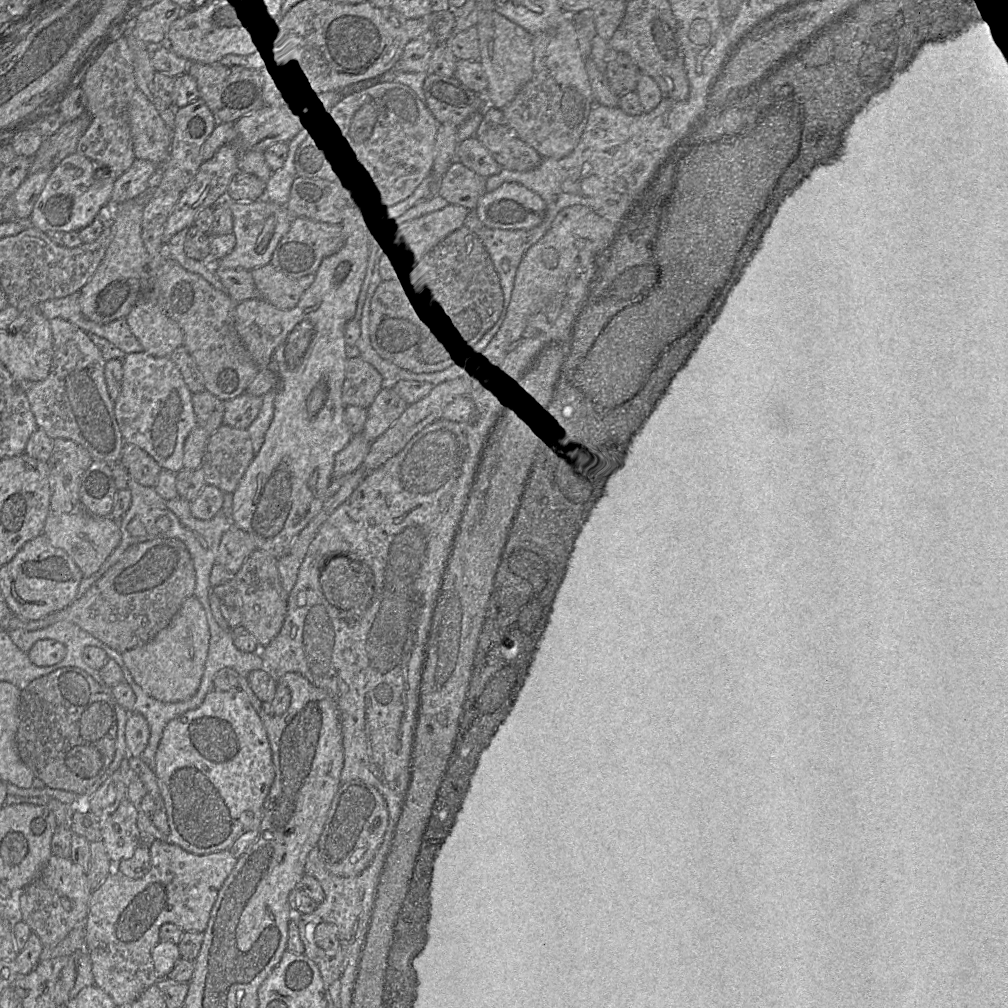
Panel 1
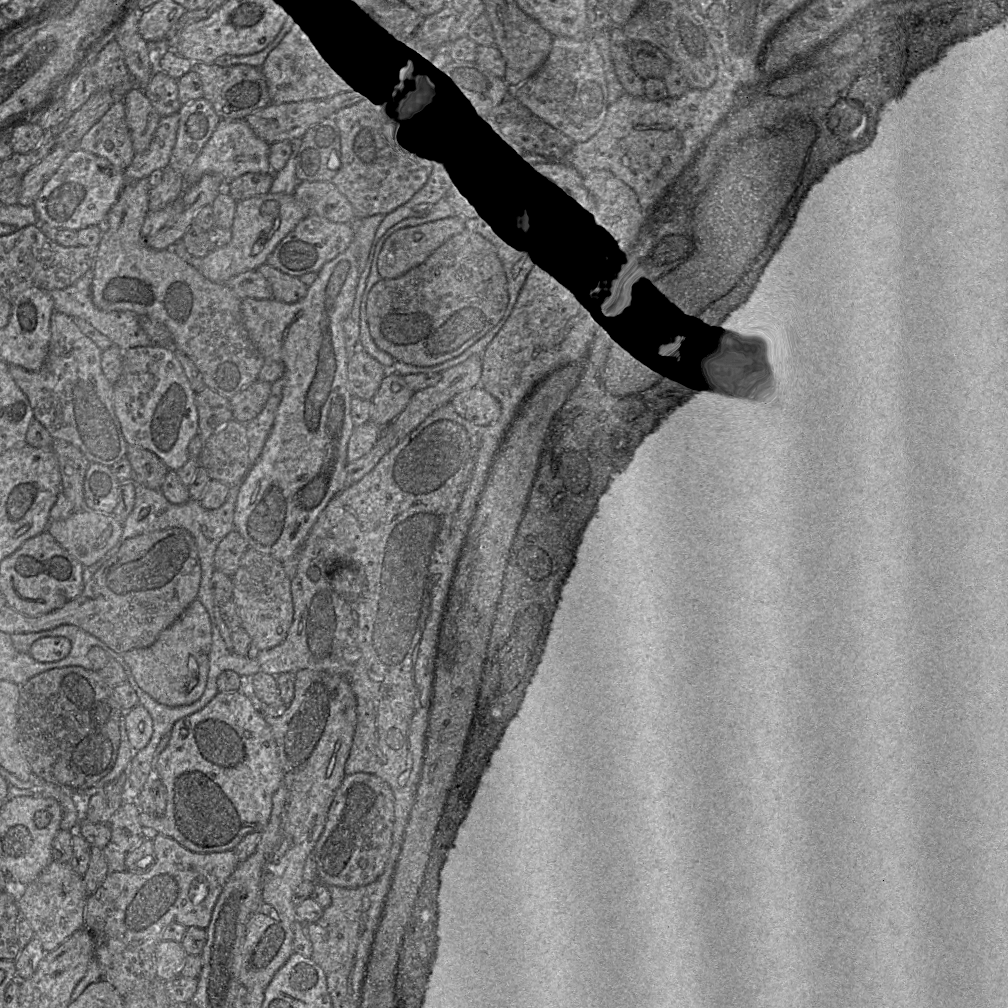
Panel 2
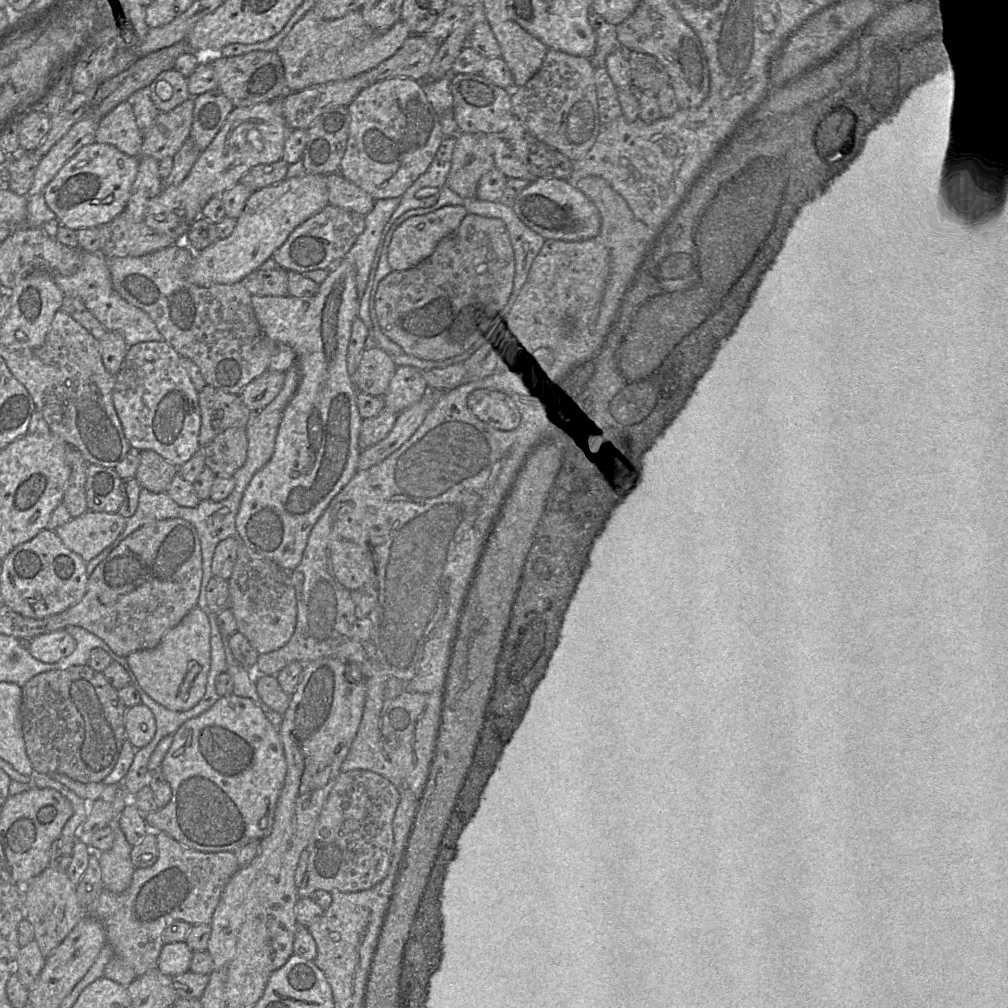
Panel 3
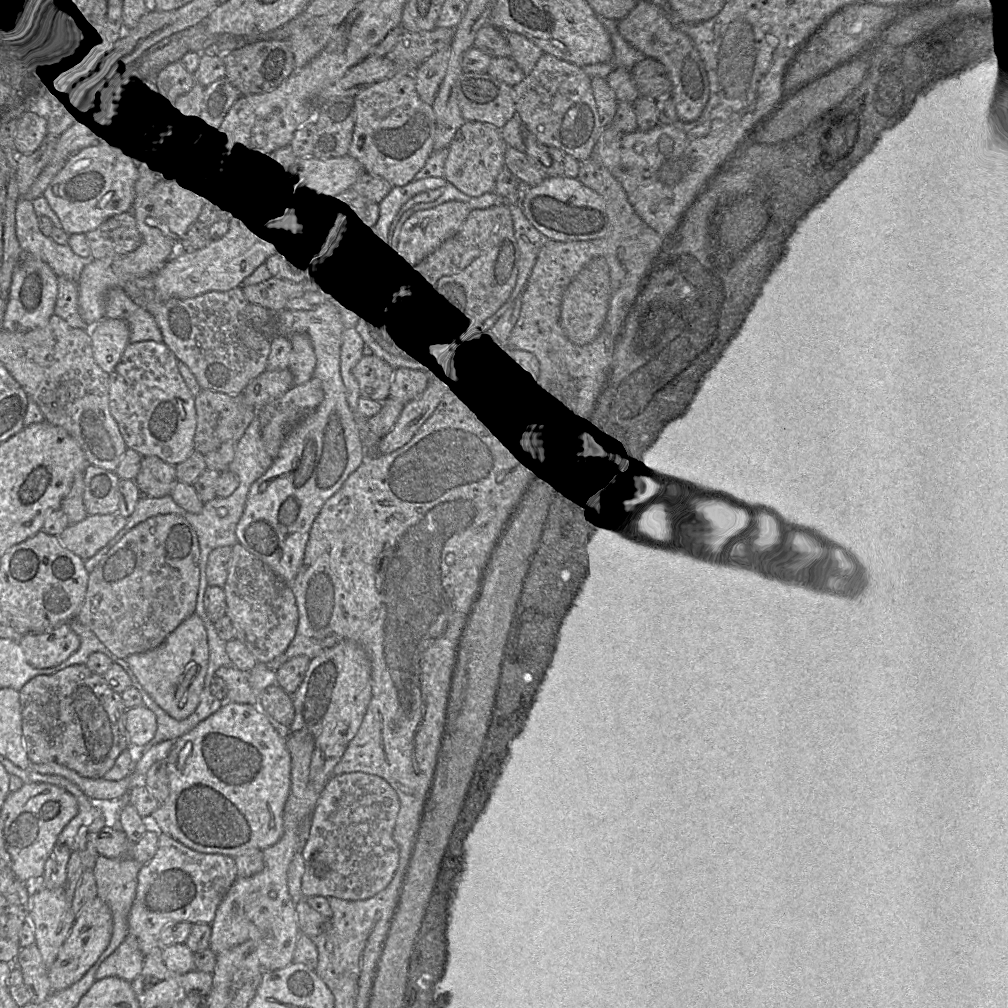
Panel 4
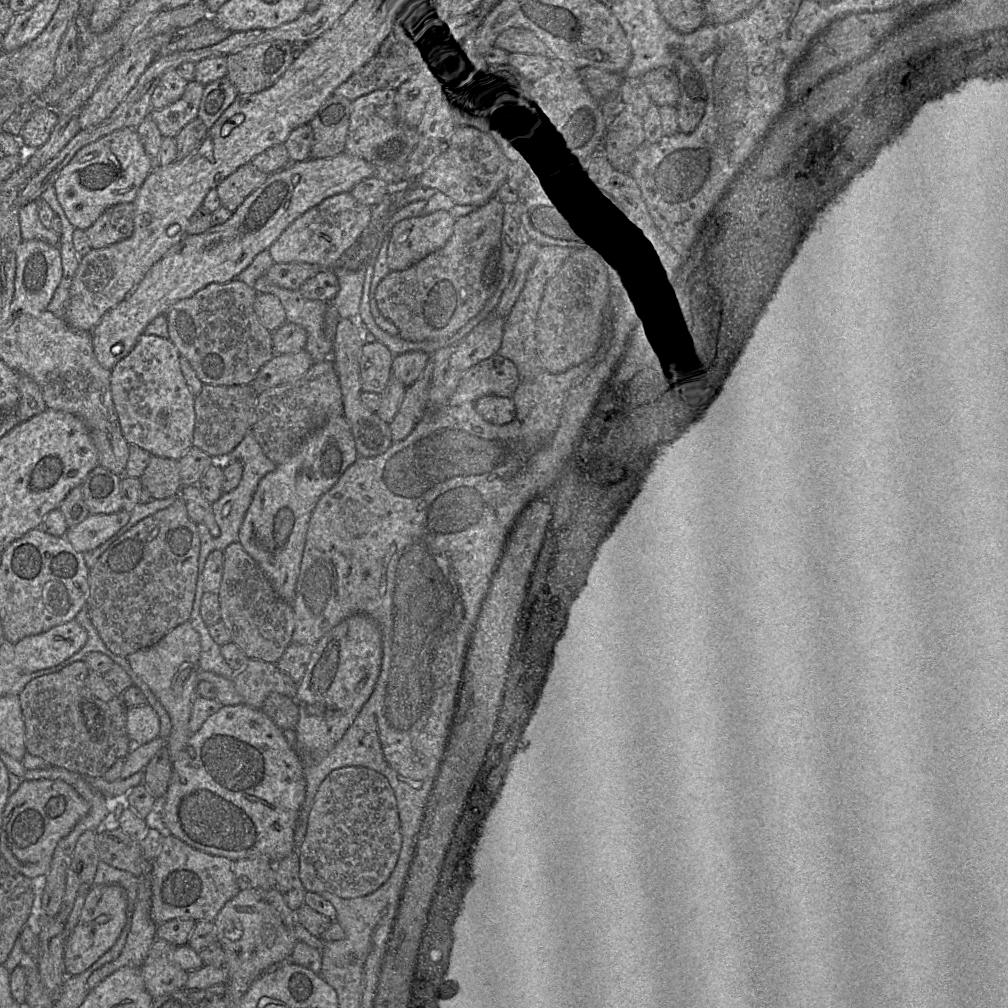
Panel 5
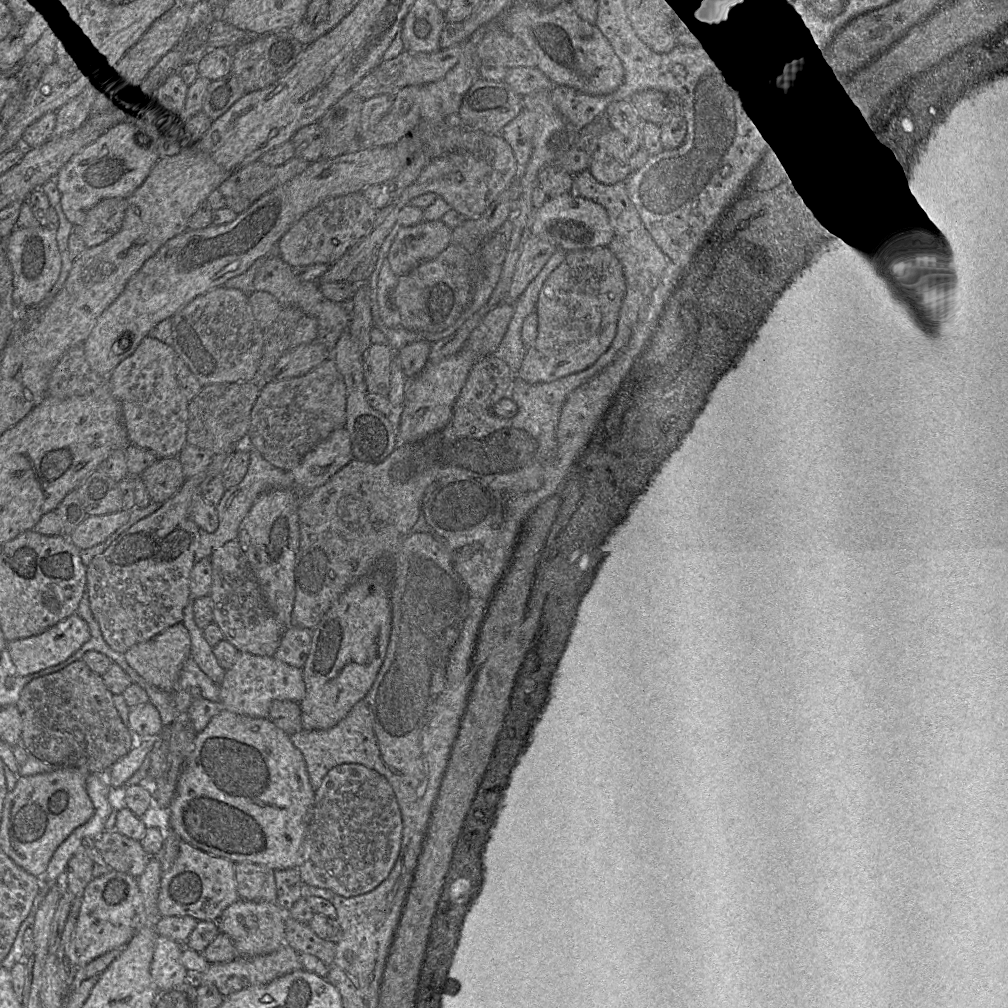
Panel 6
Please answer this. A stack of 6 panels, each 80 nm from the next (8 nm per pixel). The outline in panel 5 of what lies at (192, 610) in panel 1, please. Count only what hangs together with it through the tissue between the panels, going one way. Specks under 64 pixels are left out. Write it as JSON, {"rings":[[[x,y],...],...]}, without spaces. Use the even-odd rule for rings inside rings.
{"rings":[[[185,621],[169,631],[156,644],[129,654],[126,659],[134,673],[150,688],[171,720],[171,733],[166,738],[166,746],[173,763],[186,747],[191,735],[188,723],[196,697],[200,670],[200,637],[191,622]]]}

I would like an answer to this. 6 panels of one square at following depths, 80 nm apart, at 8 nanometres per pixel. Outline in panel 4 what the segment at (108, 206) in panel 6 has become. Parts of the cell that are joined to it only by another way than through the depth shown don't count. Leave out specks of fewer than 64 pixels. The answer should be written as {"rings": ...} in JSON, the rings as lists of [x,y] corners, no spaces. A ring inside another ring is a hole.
{"rings":[[[133,206],[110,217],[96,229],[86,234],[94,259],[132,252],[142,242]]]}

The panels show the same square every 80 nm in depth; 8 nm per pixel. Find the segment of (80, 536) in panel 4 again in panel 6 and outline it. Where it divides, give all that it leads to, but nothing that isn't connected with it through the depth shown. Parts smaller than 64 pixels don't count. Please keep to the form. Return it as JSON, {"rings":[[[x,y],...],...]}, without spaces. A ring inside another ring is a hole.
{"rings":[[[122,509],[106,515],[87,515],[68,535],[68,539],[80,550],[91,548],[106,540],[130,517],[130,511]]]}

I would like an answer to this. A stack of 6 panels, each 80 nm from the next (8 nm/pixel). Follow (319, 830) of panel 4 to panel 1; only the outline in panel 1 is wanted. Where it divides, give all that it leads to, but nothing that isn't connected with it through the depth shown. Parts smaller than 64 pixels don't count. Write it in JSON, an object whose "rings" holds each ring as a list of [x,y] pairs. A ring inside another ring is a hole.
{"rings":[[[359,779],[341,782],[317,843],[326,869],[341,877],[362,872],[372,862],[383,841],[388,818],[385,799],[374,786]]]}

